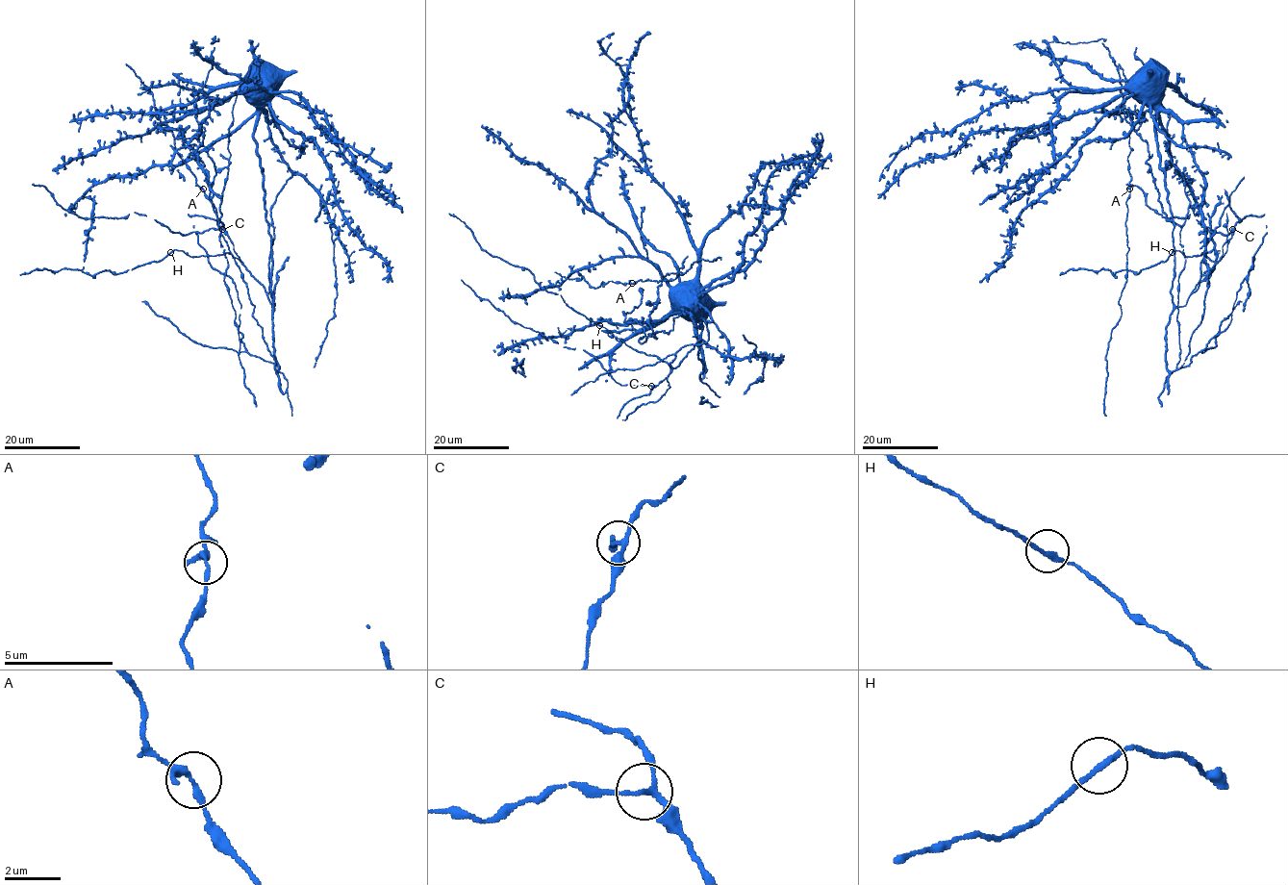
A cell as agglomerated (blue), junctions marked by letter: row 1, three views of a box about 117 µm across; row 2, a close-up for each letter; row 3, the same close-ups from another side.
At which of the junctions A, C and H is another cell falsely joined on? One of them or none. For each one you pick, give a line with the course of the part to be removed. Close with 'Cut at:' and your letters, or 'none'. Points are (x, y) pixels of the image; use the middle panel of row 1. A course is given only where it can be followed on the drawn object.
Cut at: none

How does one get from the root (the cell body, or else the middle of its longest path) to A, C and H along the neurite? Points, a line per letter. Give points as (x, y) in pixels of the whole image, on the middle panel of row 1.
A: (693, 301), (676, 298), (663, 274), (640, 257), (605, 258), (578, 271), (594, 288), (609, 281), (632, 283)
C: (693, 301), (683, 309), (694, 326), (702, 326), (700, 339), (665, 379), (651, 386)
H: (693, 301), (683, 309), (694, 326), (702, 326), (700, 339), (675, 367), (656, 356), (633, 350), (599, 325)

